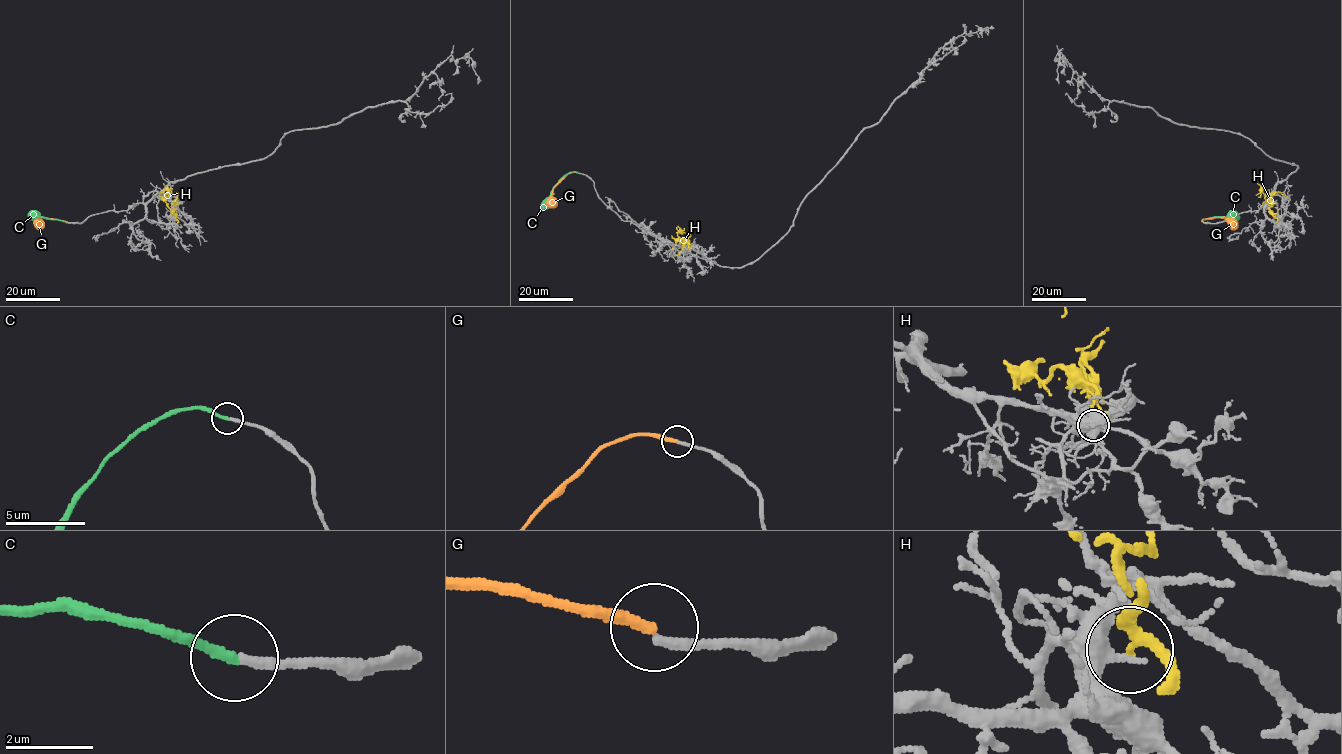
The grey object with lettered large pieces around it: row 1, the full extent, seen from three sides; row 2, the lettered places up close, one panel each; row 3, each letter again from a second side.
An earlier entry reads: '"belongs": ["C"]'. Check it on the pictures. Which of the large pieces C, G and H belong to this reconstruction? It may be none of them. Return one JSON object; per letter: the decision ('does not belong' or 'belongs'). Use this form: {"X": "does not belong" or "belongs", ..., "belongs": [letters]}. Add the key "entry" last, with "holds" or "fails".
{"C": "belongs", "G": "does not belong", "H": "does not belong", "belongs": ["C"], "entry": "holds"}

